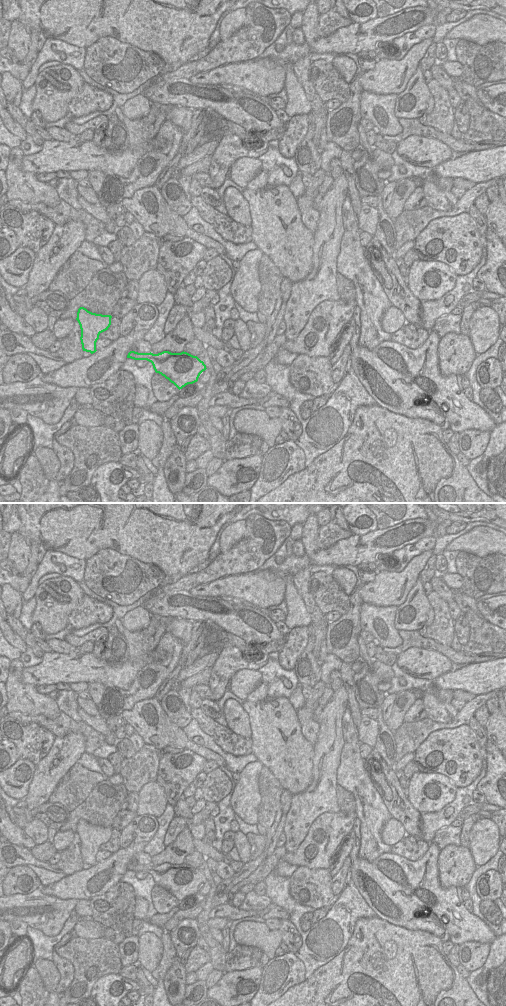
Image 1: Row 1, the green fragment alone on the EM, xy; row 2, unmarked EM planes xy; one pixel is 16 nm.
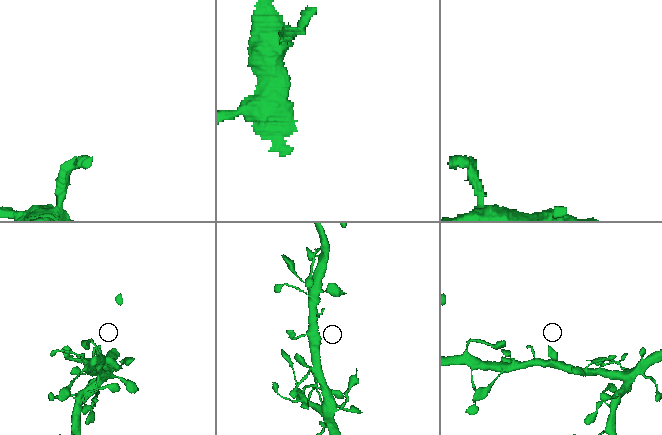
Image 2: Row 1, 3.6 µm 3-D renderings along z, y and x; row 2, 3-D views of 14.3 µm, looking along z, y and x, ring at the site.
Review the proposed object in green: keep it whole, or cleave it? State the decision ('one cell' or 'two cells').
one cell

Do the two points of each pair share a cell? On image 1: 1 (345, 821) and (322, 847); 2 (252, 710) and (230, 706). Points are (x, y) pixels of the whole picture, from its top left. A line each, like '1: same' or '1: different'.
1: same
2: different

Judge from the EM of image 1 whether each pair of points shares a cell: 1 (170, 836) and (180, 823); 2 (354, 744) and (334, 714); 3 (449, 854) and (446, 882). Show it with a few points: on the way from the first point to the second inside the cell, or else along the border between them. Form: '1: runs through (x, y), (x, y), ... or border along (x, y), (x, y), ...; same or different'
1: runs through (171, 833), (177, 826); same
2: border along (347, 707), (342, 718), (342, 750); different
3: runs through (449, 861), (447, 875); same

